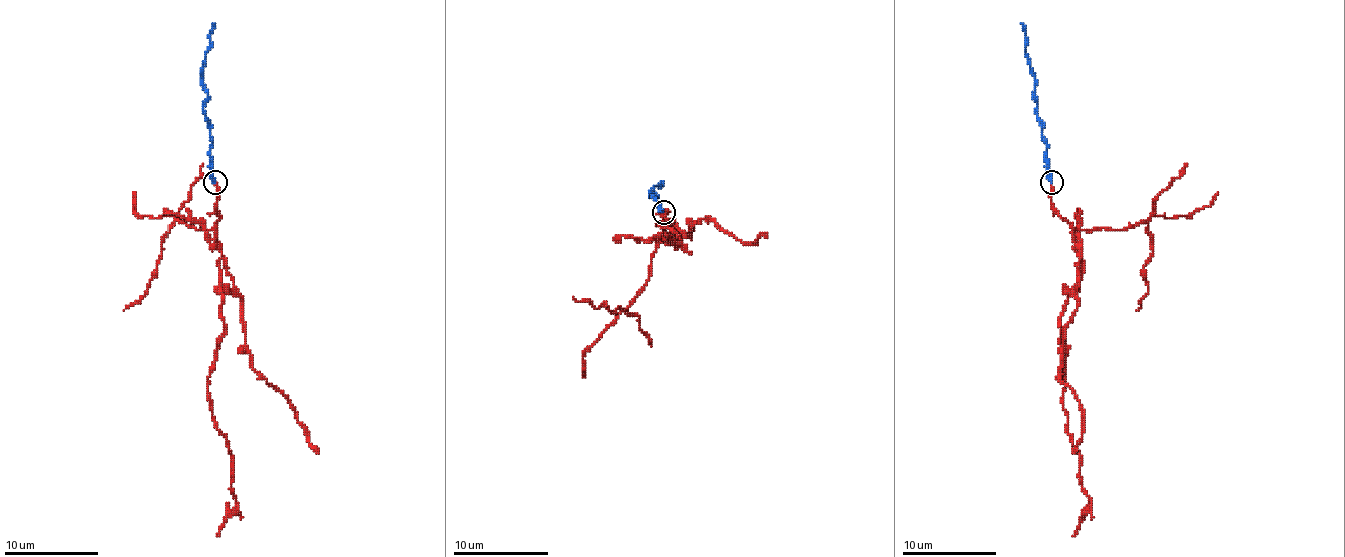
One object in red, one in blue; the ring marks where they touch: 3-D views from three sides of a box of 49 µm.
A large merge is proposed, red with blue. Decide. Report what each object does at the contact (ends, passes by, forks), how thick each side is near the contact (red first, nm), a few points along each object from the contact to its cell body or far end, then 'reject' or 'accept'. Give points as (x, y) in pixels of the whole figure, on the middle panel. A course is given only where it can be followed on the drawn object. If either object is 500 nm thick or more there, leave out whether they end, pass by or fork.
red ends there; blue ends there; 220 nm thick on the red side, 280 nm on the other; red runs (663, 212), (668, 242), (672, 221), (656, 226), (670, 228), (684, 252), (665, 233); blue runs (663, 212), (651, 197), (656, 195), (651, 195), (656, 185), (663, 181); reject

